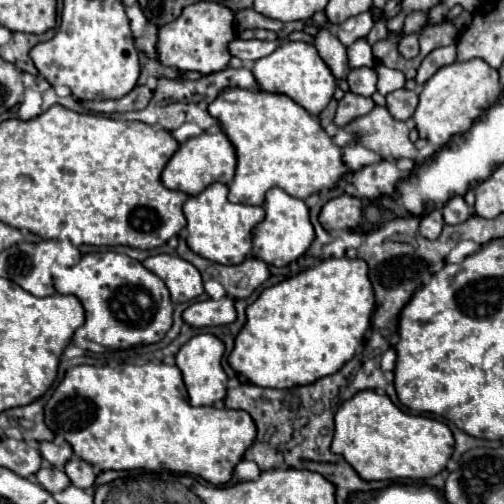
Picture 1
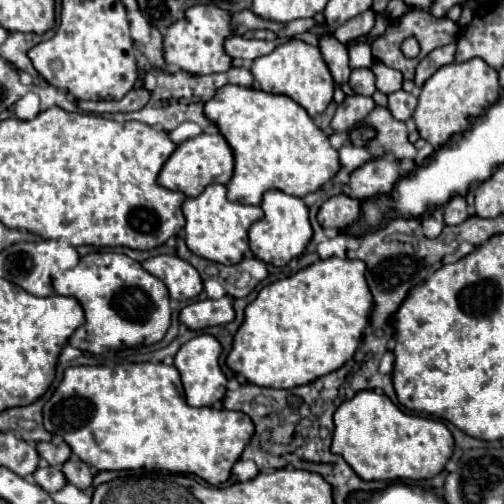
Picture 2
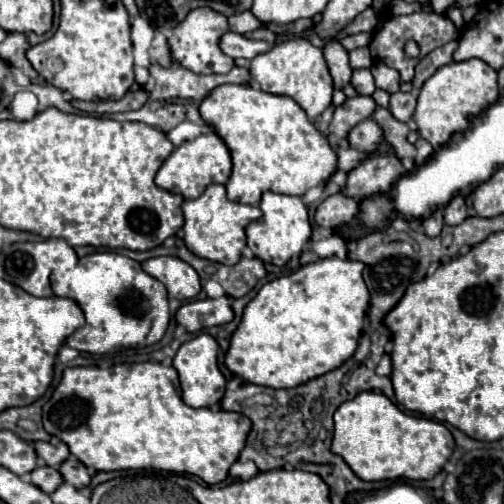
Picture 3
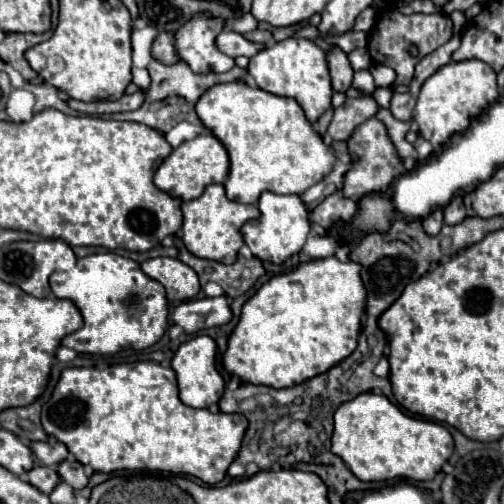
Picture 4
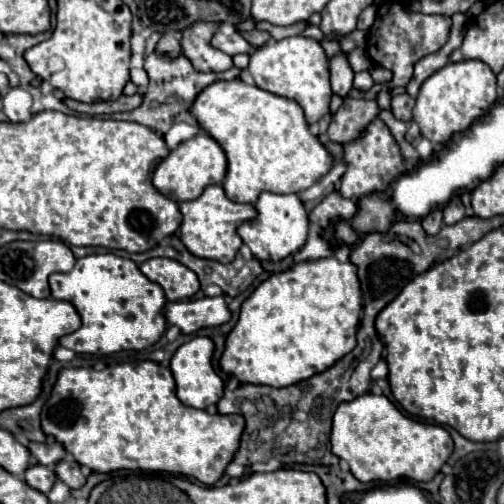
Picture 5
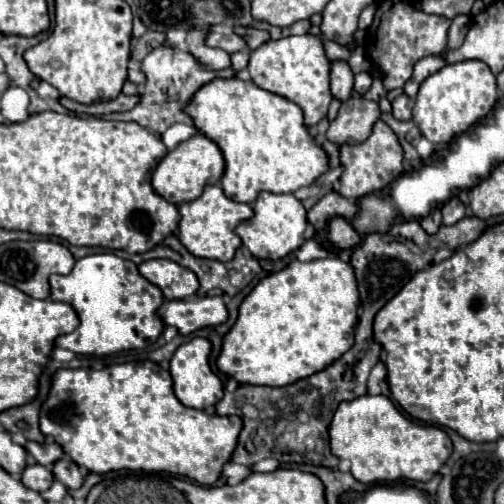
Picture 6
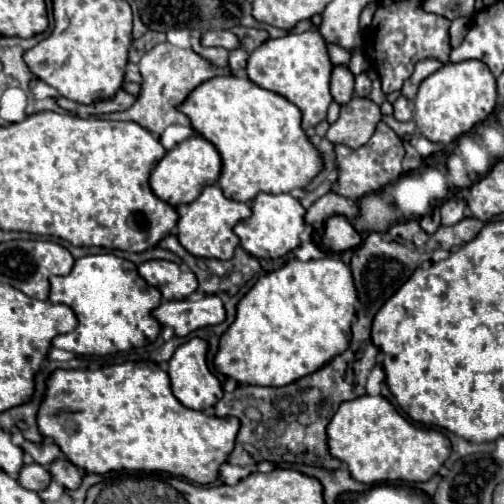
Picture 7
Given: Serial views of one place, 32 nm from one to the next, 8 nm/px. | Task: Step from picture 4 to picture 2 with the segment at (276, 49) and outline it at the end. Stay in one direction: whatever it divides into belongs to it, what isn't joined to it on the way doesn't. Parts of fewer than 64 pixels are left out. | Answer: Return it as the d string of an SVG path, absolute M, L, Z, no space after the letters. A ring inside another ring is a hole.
M288 40L276 46L274 52L260 56L252 62L250 68L254 80L260 84L260 90L272 92L272 94L284 94L290 96L294 102L298 102L312 118L322 114L326 106L332 100L334 94L334 78L316 46L310 46L302 40Z

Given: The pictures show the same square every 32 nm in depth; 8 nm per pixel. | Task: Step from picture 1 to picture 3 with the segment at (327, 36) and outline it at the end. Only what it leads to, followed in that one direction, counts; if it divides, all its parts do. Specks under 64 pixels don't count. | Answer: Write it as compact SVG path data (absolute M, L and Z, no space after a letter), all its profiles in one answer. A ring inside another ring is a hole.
M336 40L326 42L322 52L324 52L324 58L326 58L328 70L332 74L334 86L336 88L344 88L350 82L350 78L352 78L352 68L348 64L348 52Z

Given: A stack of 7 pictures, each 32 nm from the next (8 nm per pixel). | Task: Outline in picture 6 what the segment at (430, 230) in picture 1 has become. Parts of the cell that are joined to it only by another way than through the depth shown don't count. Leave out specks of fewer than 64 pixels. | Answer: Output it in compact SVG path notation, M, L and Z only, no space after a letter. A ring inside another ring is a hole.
M438 208L432 210L426 218L420 220L420 224L422 224L422 228L424 228L428 234L436 234L438 228L442 226L442 214L440 214L440 210L438 210Z

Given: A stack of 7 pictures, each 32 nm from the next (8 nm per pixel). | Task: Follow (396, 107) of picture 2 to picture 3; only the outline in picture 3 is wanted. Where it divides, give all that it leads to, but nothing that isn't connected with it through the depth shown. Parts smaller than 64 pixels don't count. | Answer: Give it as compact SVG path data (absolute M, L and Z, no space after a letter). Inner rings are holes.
M394 92L390 94L390 112L396 120L408 122L416 108L416 96L408 92Z

